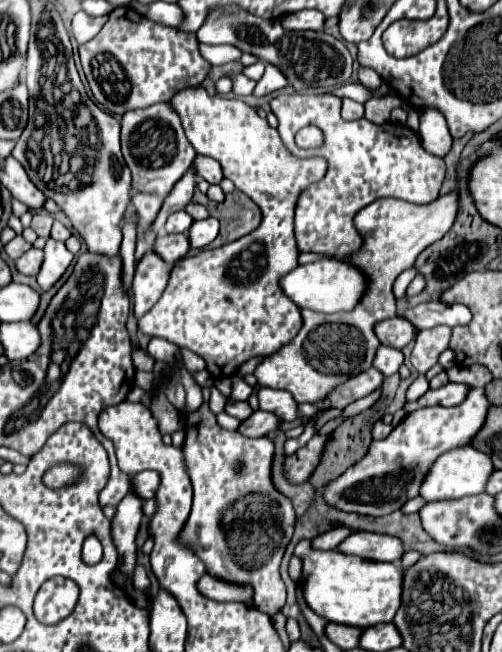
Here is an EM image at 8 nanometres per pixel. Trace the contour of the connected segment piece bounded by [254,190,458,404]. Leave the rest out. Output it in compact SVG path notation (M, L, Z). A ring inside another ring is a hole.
M450 190L448 194L438 196L432 200L432 204L408 204L406 200L380 198L368 204L368 208L362 208L354 216L354 224L364 238L364 246L352 256L350 262L368 274L368 292L352 312L318 314L312 310L302 310L304 328L290 344L268 356L254 370L258 384L288 390L298 404L316 404L324 400L338 384L344 384L352 376L372 368L376 350L380 348L374 326L380 320L396 316L396 298L392 294L396 276L410 268L424 248L440 240L452 228L456 212L458 190Z

